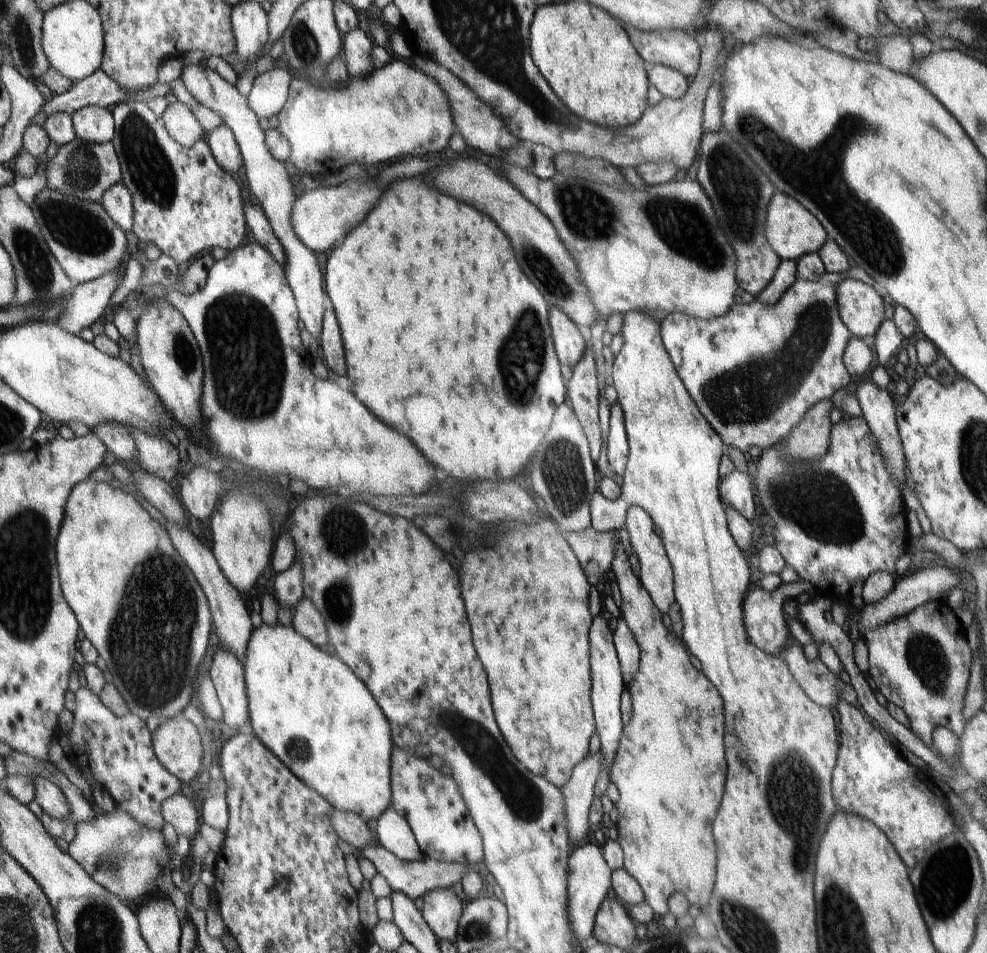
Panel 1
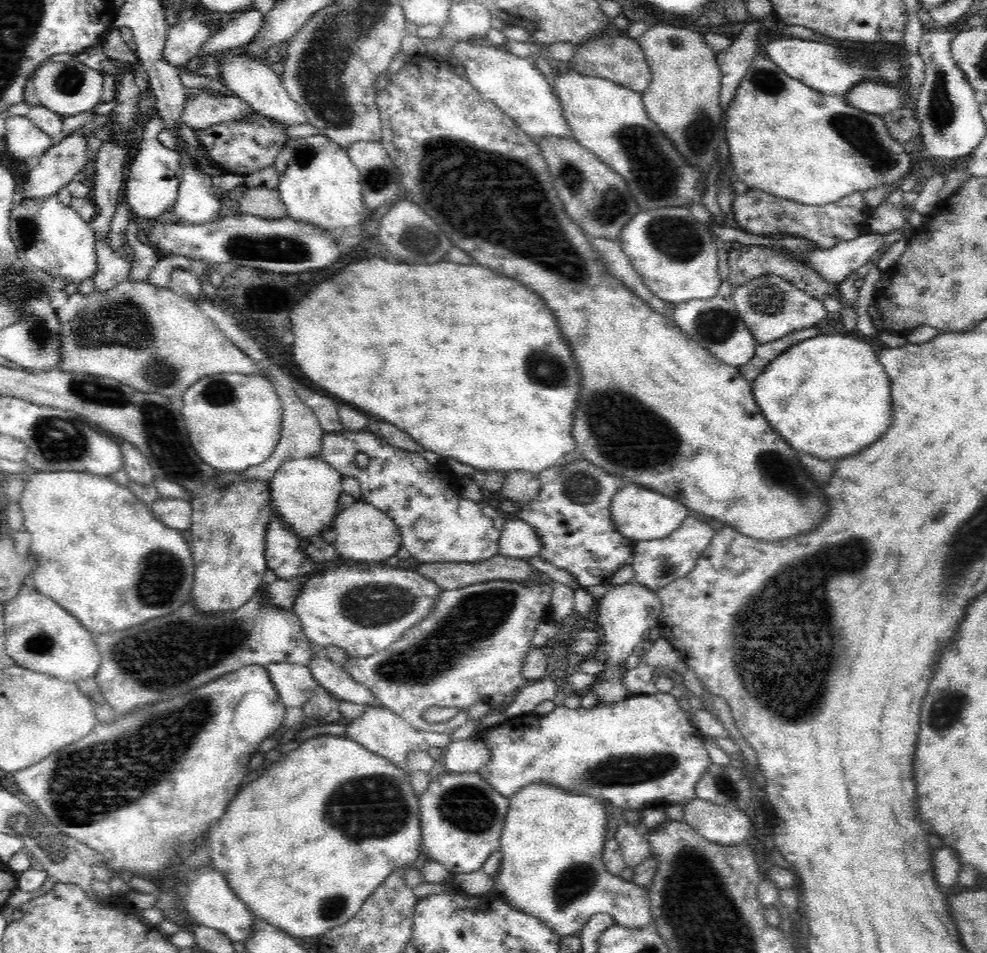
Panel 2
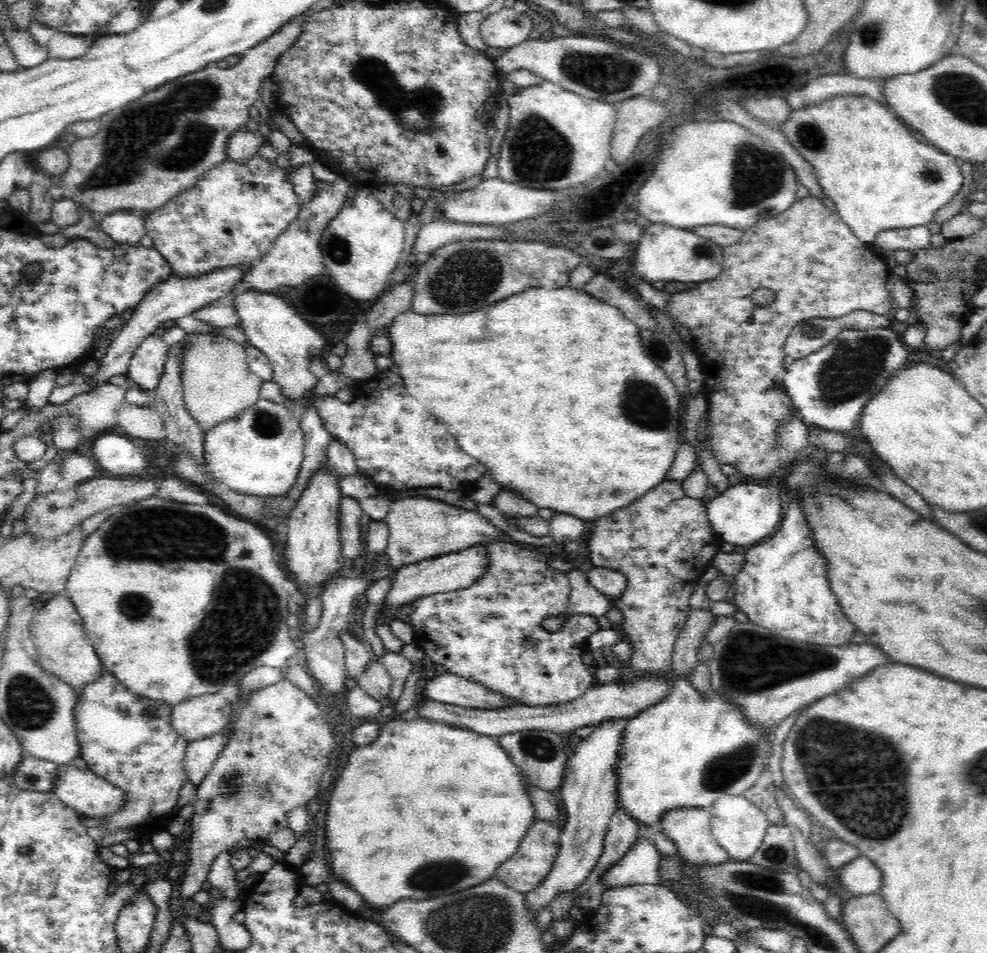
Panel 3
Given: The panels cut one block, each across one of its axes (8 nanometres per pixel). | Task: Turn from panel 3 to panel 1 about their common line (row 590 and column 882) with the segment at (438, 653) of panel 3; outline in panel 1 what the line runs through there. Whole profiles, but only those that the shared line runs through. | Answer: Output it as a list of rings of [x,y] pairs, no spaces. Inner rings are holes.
[[[847,416],[843,421],[833,424],[830,436],[828,450],[819,457],[812,460],[806,460],[802,457],[793,457],[789,455],[780,443],[774,443],[768,448],[762,449],[757,460],[757,476],[755,481],[756,496],[758,502],[763,508],[763,512],[767,515],[767,520],[771,523],[772,536],[774,536],[774,546],[778,552],[782,554],[786,564],[790,564],[798,574],[800,580],[809,582],[813,586],[814,594],[822,595],[824,598],[831,599],[836,603],[843,603],[847,606],[851,605],[852,598],[861,596],[864,581],[872,574],[878,571],[889,572],[892,576],[898,577],[896,573],[896,560],[906,553],[908,548],[908,536],[910,535],[906,529],[906,512],[905,503],[901,497],[901,490],[893,476],[887,469],[885,456],[879,447],[879,440],[872,432],[870,425],[864,417]]]

